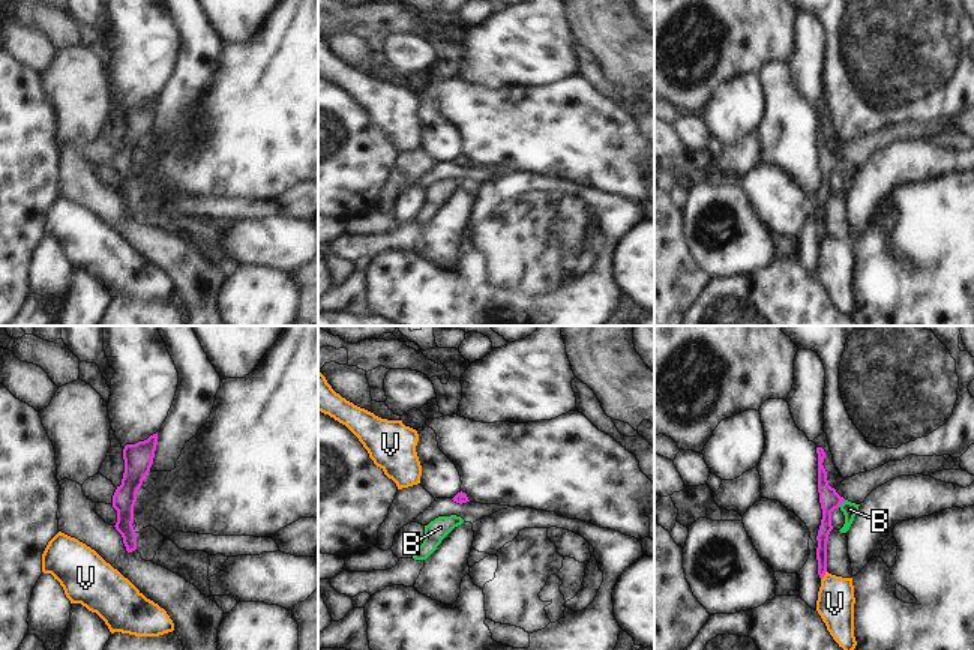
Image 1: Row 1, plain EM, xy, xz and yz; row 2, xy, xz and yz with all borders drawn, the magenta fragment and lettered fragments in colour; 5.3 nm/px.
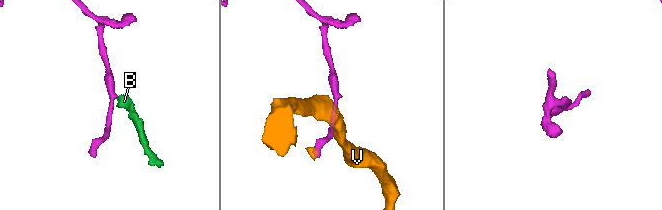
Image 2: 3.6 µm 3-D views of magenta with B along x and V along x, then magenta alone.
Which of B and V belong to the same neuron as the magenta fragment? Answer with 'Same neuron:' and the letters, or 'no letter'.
Same neuron: B

